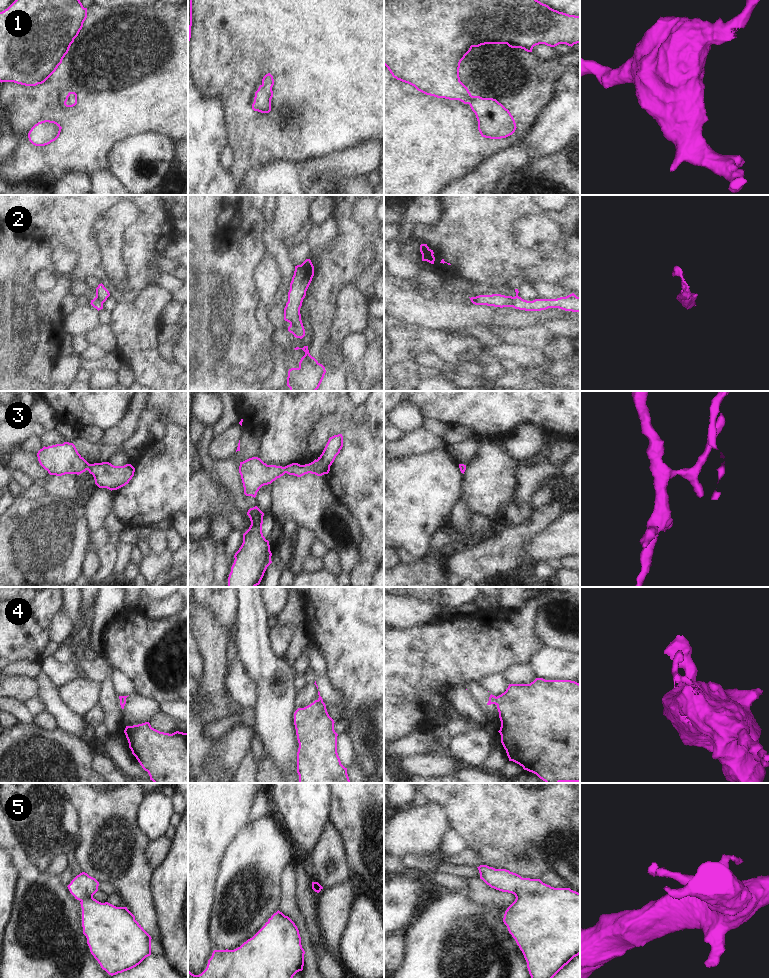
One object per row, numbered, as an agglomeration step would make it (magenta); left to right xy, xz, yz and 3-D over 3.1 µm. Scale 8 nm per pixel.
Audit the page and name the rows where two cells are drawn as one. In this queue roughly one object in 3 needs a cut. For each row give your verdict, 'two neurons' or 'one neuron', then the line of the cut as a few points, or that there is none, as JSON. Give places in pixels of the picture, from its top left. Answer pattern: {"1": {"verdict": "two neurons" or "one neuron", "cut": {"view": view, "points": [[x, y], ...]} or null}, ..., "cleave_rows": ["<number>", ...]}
{"1": {"verdict": "one neuron", "cut": null}, "2": {"verdict": "two neurons", "cut": {"view": "yz", "points": [[517, 295], [511, 306]]}}, "3": {"verdict": "one neuron", "cut": null}, "4": {"verdict": "two neurons", "cut": {"view": "yz", "points": [[497, 697], [495, 704]]}}, "5": {"verdict": "one neuron", "cut": null}, "cleave_rows": ["2", "4"]}

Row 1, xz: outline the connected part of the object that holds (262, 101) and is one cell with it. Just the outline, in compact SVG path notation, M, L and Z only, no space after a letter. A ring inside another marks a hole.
M268 73L262 79L262 84L255 92L252 109L261 113L269 113L271 111L271 99L273 97L272 87L274 85L273 76Z

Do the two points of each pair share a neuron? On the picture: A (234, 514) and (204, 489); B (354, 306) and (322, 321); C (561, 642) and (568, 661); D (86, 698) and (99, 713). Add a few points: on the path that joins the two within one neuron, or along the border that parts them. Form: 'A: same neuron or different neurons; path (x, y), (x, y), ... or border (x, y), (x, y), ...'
A: same neuron; path (227, 510), (211, 496)
B: different neurons; border (341, 292), (336, 304), (336, 315), (330, 338)
C: different neurons; border (545, 646), (569, 652)
D: different neurons; border (100, 704), (84, 717)

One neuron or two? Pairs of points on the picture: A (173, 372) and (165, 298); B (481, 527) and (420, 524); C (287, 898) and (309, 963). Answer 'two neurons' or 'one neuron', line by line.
A: one neuron
B: two neurons
C: one neuron

